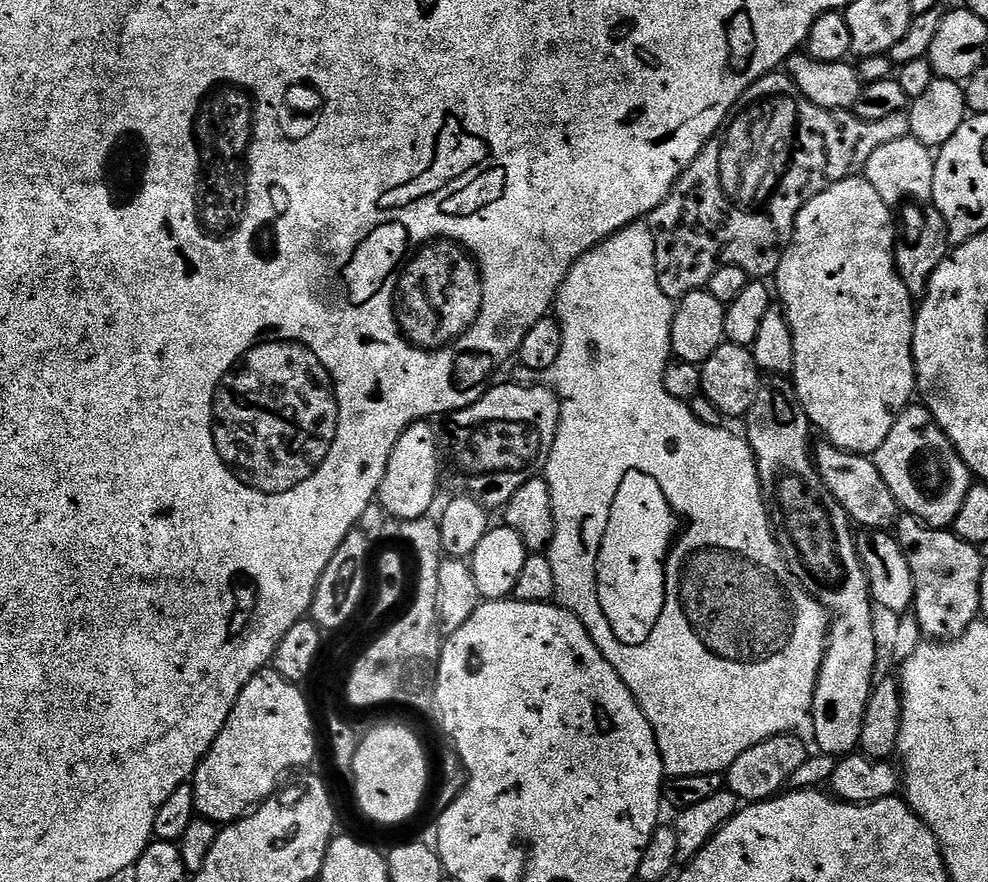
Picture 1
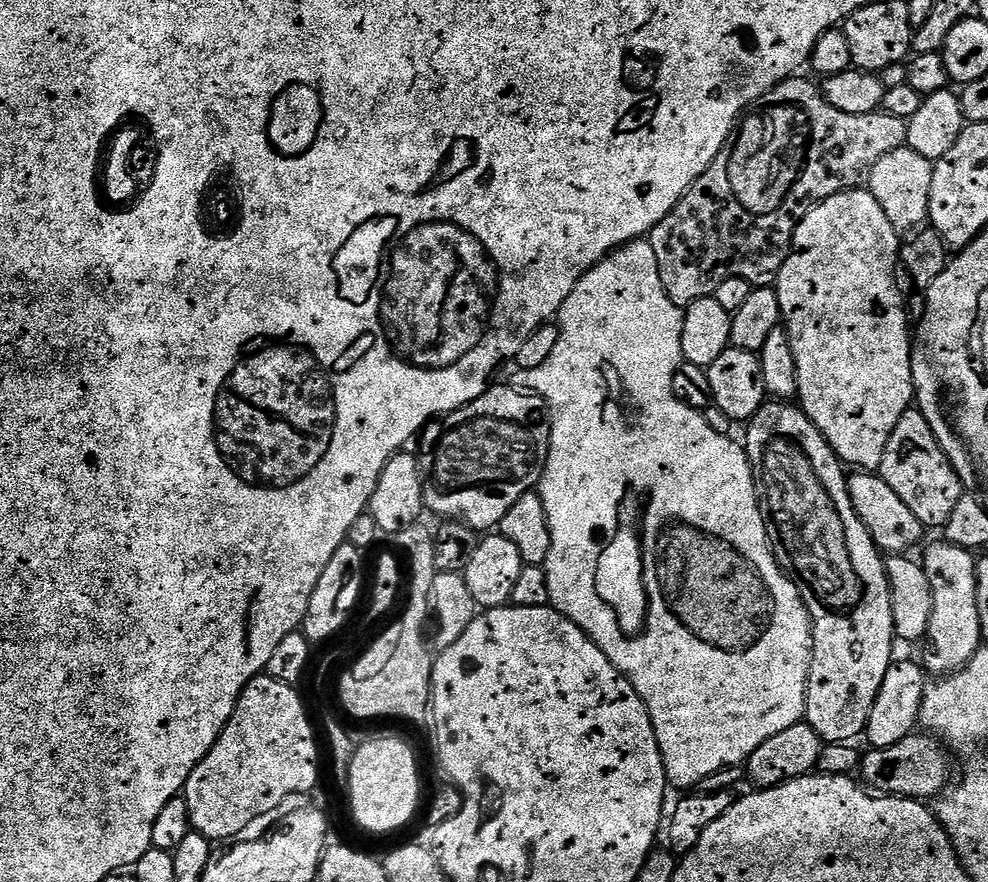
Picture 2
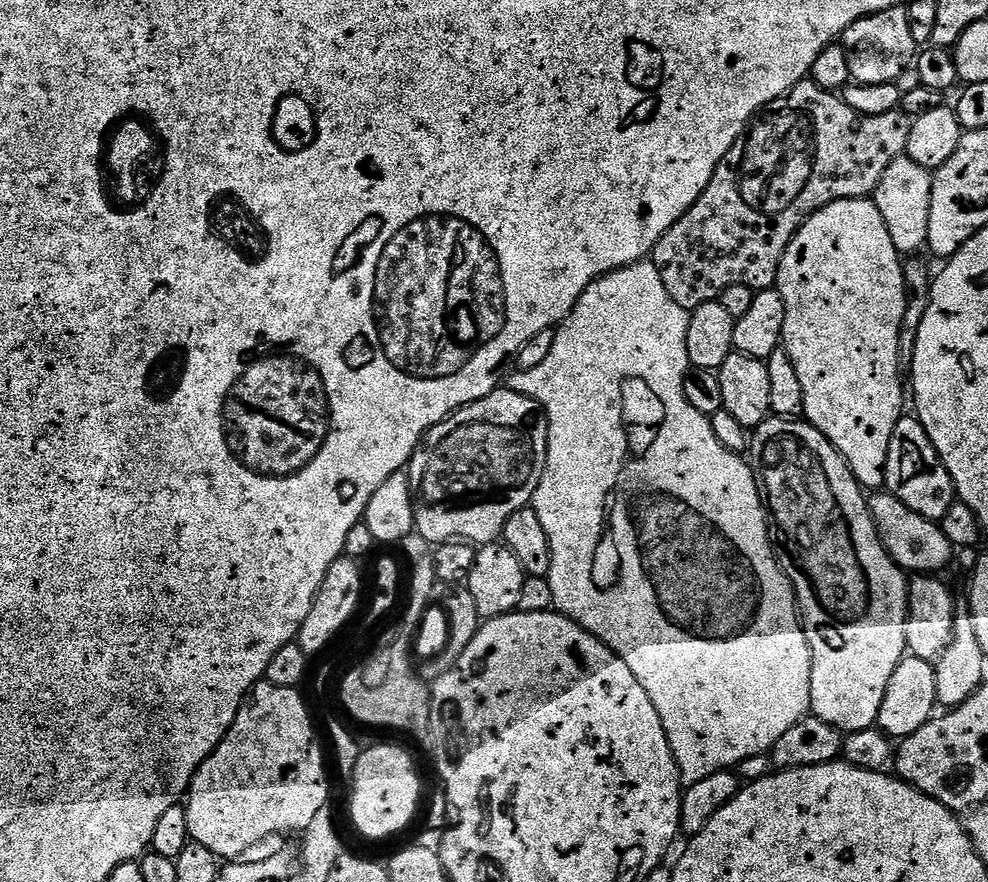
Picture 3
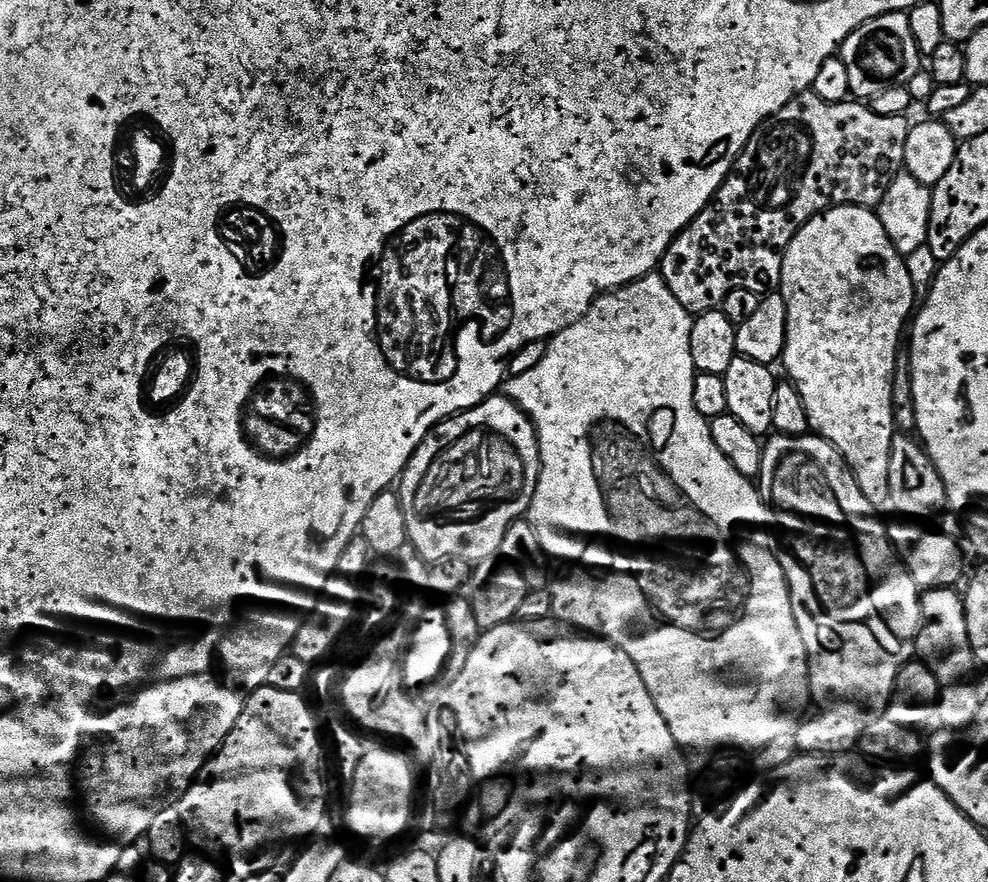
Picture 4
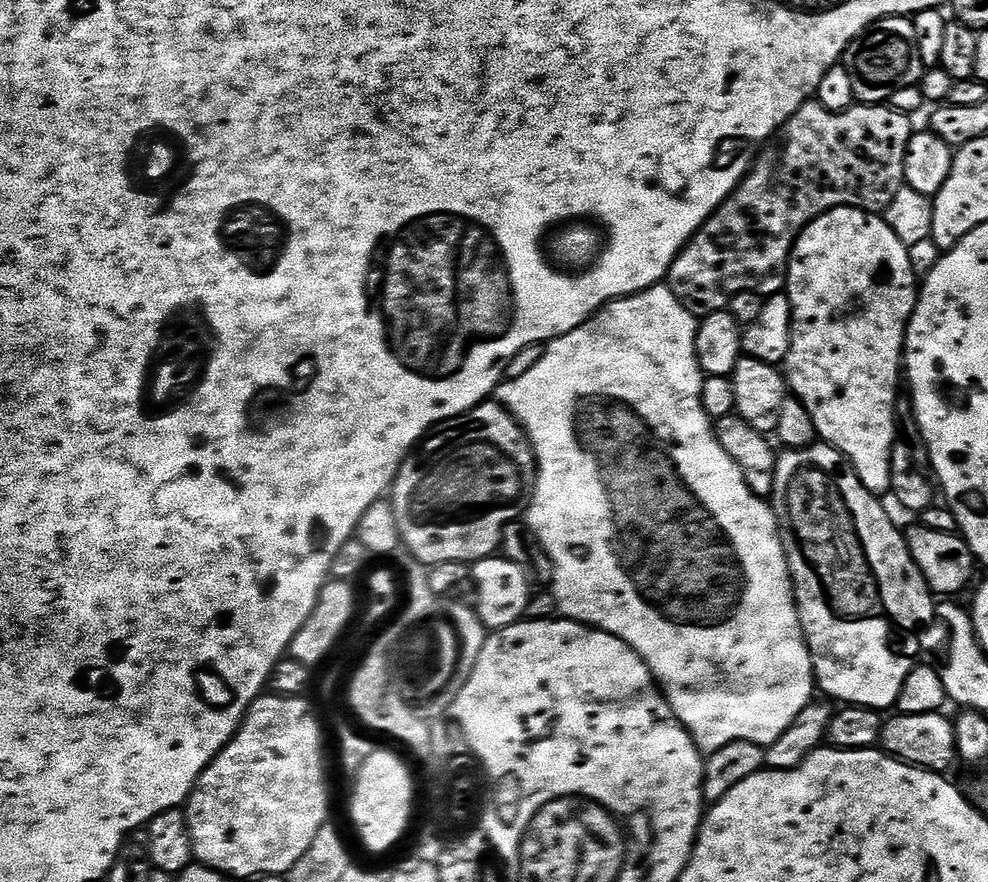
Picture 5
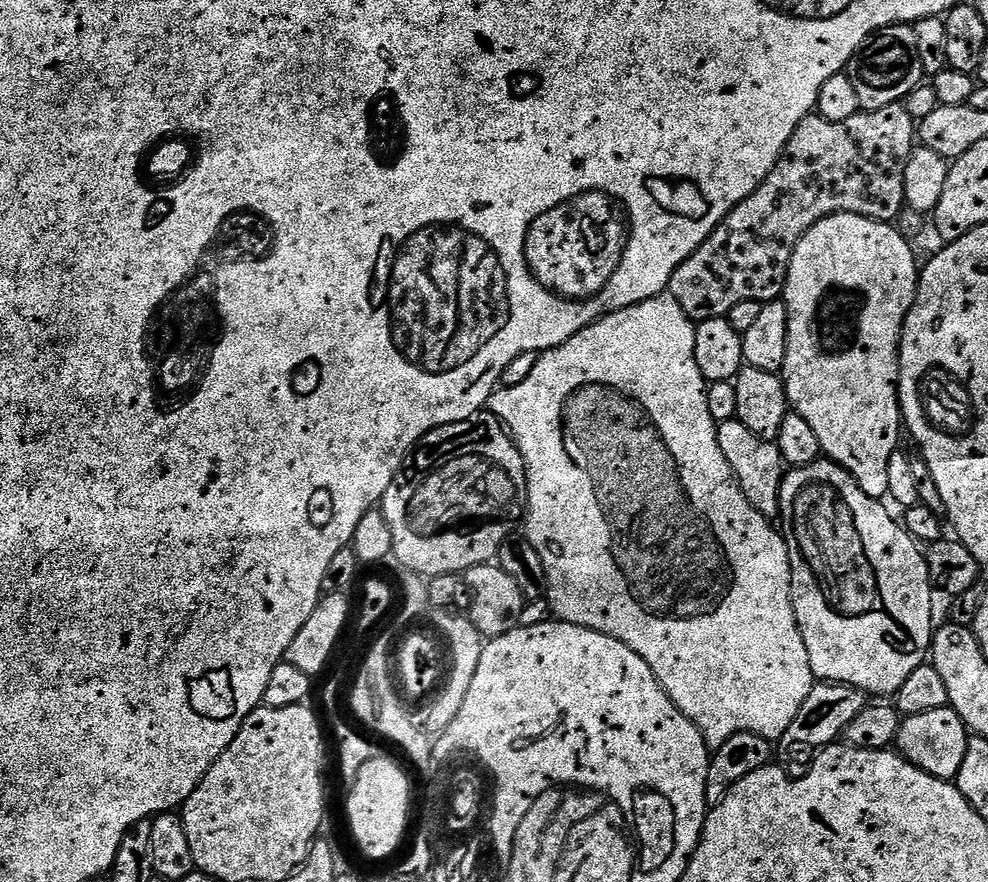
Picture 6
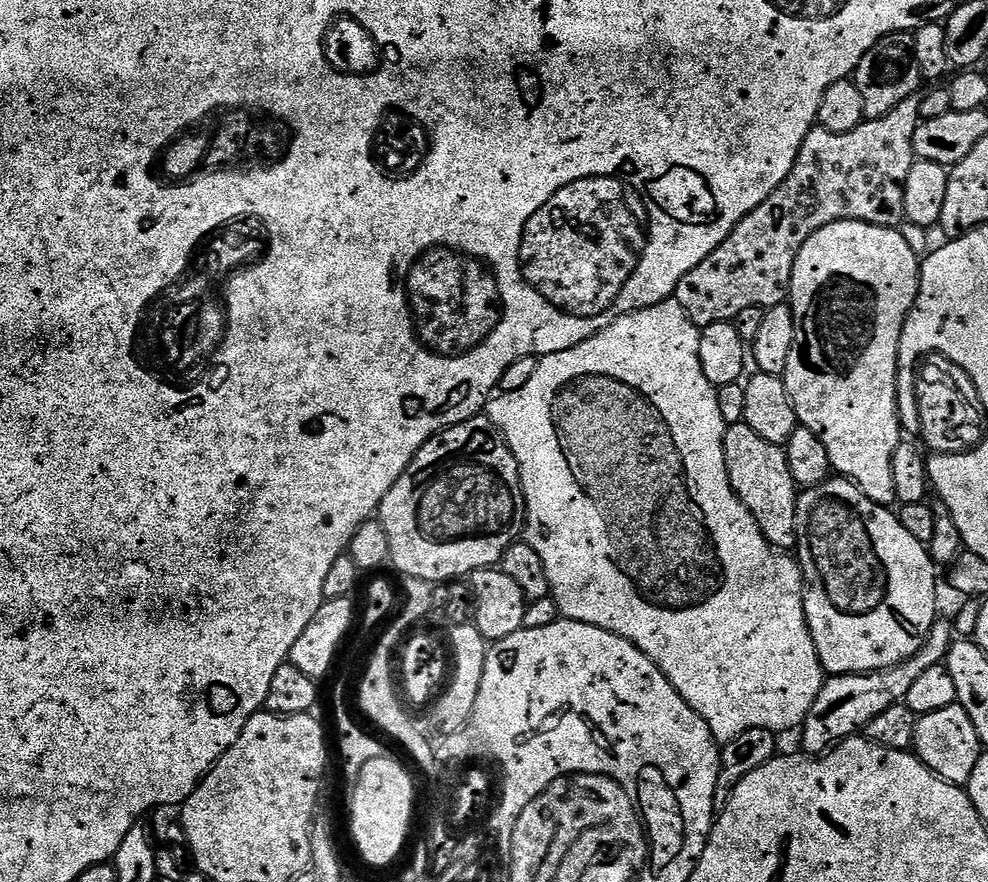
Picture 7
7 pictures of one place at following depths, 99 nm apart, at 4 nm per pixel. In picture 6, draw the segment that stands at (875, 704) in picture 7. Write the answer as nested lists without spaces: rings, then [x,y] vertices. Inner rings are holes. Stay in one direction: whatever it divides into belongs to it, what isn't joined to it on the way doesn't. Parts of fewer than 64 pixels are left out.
[[[813,683],[810,698],[806,698],[806,702],[802,702],[802,710],[798,710],[798,718],[794,718],[794,722],[790,722],[790,730],[786,730],[786,734],[775,741],[774,752],[779,763],[784,766],[811,764],[817,752],[829,744],[837,743],[847,733],[850,722],[862,714],[865,703],[865,693],[859,692],[854,686]]]

